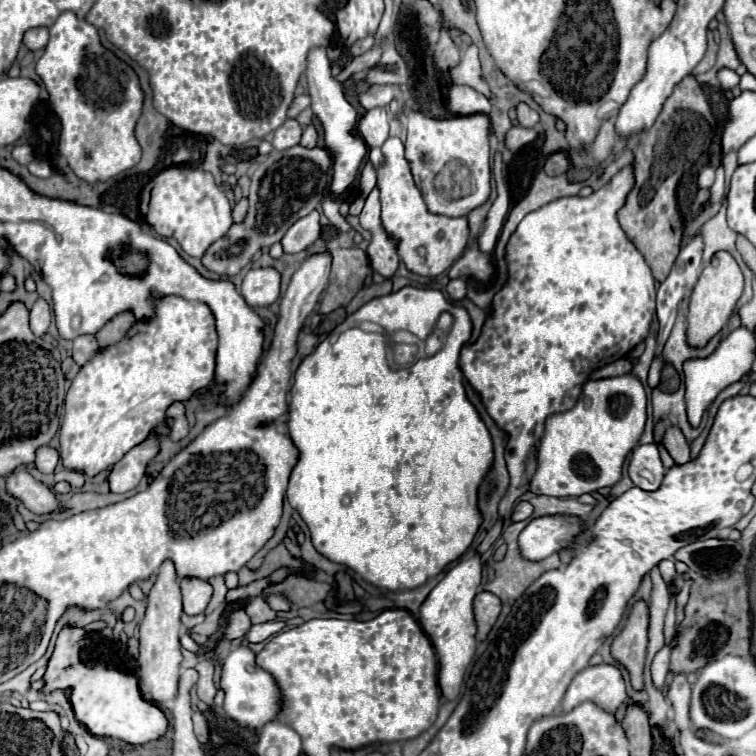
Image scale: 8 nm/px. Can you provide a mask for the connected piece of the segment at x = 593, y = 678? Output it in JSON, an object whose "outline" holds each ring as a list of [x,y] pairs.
{"outline":[[[598,664],[588,666],[574,676],[562,700],[562,710],[570,712],[578,704],[590,700],[608,712],[616,712],[626,698],[628,692],[622,672],[612,664]]]}

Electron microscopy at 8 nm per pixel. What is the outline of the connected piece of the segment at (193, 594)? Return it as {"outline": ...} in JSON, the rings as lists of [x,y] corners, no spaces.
{"outline":[[[182,578],[182,604],[186,614],[200,614],[208,606],[212,598],[212,586],[206,580],[196,578]]]}

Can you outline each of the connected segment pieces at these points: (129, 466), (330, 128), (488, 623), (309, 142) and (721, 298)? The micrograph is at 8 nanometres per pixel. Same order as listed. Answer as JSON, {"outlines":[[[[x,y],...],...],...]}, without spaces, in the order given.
{"outlines":[[[[150,432],[144,442],[136,444],[136,448],[126,452],[124,458],[114,464],[112,472],[108,474],[110,492],[122,494],[136,488],[144,476],[146,464],[158,454],[160,454],[160,436],[156,432]]],[[[314,48],[308,56],[308,70],[306,70],[306,78],[308,78],[308,92],[312,98],[312,112],[318,116],[318,120],[322,122],[324,128],[324,140],[326,140],[326,148],[332,152],[334,156],[334,176],[332,176],[332,184],[330,190],[336,196],[342,196],[346,192],[346,188],[350,186],[350,182],[354,180],[358,166],[366,154],[366,144],[364,140],[356,134],[356,110],[352,108],[352,104],[344,98],[342,92],[342,84],[338,80],[332,78],[330,74],[330,60],[326,58],[326,48]]],[[[480,592],[474,598],[474,616],[476,616],[476,626],[478,626],[478,640],[484,640],[488,632],[492,630],[496,618],[500,614],[500,598],[490,594],[490,592]]],[[[308,124],[308,126],[304,128],[304,134],[302,134],[300,144],[306,146],[306,148],[312,148],[312,146],[316,146],[316,142],[318,142],[318,130],[316,130],[314,124]]],[[[716,252],[702,270],[692,294],[690,294],[690,310],[688,310],[688,342],[690,346],[704,346],[716,332],[722,330],[722,326],[728,322],[740,294],[744,288],[742,270],[736,264],[734,256],[730,252]]]]}

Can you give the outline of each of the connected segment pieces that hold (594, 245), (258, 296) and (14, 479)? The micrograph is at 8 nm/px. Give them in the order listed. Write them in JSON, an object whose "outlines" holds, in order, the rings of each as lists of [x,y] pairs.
{"outlines":[[[[626,166],[606,186],[586,198],[566,196],[552,200],[552,204],[524,216],[506,244],[508,280],[494,294],[476,342],[464,344],[460,352],[458,364],[464,378],[482,398],[490,418],[508,434],[504,458],[510,486],[498,508],[504,520],[510,518],[516,502],[530,488],[538,464],[536,444],[544,434],[546,418],[572,410],[580,398],[580,386],[596,368],[616,362],[648,336],[656,306],[656,280],[644,256],[628,240],[616,218],[632,184],[632,166]]],[[[252,268],[244,276],[240,294],[250,306],[268,306],[280,296],[280,274],[274,268]]],[[[16,470],[8,476],[6,488],[12,496],[20,498],[22,504],[40,516],[46,516],[50,512],[60,512],[64,510],[62,504],[56,500],[56,494],[44,486],[42,482],[34,480],[26,470]]]]}

